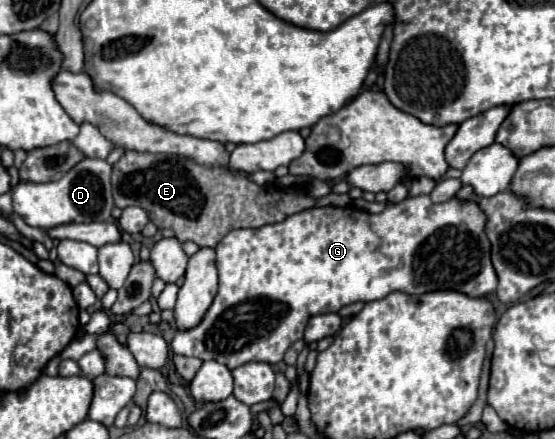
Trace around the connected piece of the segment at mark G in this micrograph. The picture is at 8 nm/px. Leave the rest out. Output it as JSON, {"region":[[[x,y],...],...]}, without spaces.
{"region":[[[414,196],[414,198],[406,198],[398,204],[390,204],[386,206],[386,210],[382,214],[370,214],[364,212],[356,206],[344,206],[344,208],[336,208],[336,206],[324,206],[324,208],[310,208],[310,210],[302,210],[298,214],[288,216],[282,222],[276,224],[266,224],[260,228],[240,228],[240,230],[232,230],[224,236],[224,240],[216,246],[216,266],[218,266],[218,276],[220,276],[220,288],[218,294],[212,302],[212,306],[208,308],[208,312],[204,314],[204,318],[200,320],[198,326],[190,328],[190,330],[178,330],[170,348],[174,354],[182,354],[182,356],[196,356],[200,360],[216,360],[224,366],[228,366],[230,370],[248,364],[248,362],[266,362],[266,364],[278,364],[286,350],[304,336],[304,328],[308,324],[308,320],[312,316],[318,314],[326,314],[326,312],[338,312],[342,306],[348,306],[352,302],[372,302],[372,300],[380,300],[384,296],[388,296],[390,292],[406,292],[406,294],[424,294],[424,292],[432,292],[432,290],[458,290],[464,292],[468,296],[488,296],[496,290],[498,278],[496,272],[492,268],[490,262],[490,242],[484,234],[484,222],[486,216],[482,214],[482,210],[468,202],[460,202],[458,198],[450,198],[442,204],[432,202],[430,196]]]}

